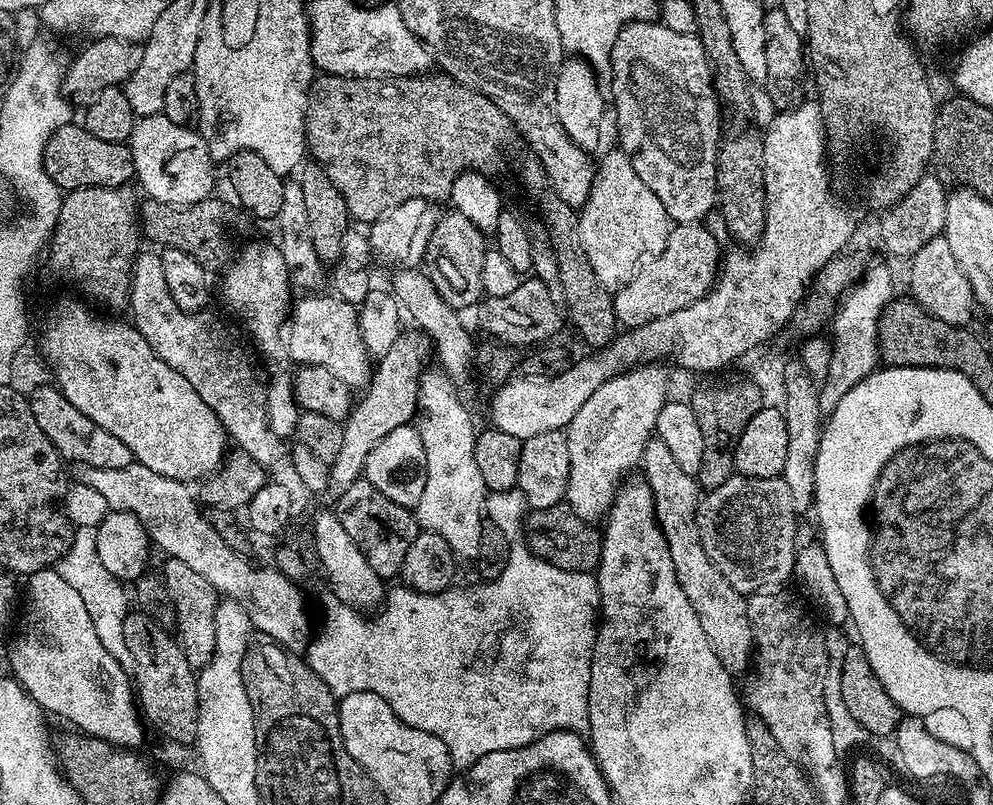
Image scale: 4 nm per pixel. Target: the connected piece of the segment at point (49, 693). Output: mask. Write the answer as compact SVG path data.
M55 567L43 568L27 577L28 605L24 608L24 625L7 649L11 664L11 675L28 692L28 696L35 704L40 705L45 713L61 716L72 723L73 729L79 730L83 735L96 736L99 740L107 740L118 748L129 750L139 749L144 740L145 721L134 699L134 688L130 683L127 671L120 669L120 662L113 657L98 642L98 632L94 630L94 622L90 622L90 610L86 610L86 602L60 576Z

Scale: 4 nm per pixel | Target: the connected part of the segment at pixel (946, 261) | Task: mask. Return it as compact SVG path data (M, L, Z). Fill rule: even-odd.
M941 234L934 237L930 242L926 242L926 246L922 246L922 250L918 250L911 256L910 264L912 264L912 269L908 272L908 284L912 287L911 299L920 304L929 315L941 319L942 322L949 323L950 326L964 328L971 325L974 301L970 282L966 278L966 274L962 274L962 270L958 266L958 258L954 258L954 250L950 250L950 242L947 238Z

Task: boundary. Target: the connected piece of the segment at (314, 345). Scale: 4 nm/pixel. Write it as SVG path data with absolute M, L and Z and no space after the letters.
M308 294L297 299L291 305L290 315L286 321L286 340L288 336L288 352L297 361L297 365L313 364L330 370L346 386L353 390L367 388L374 371L367 346L363 344L359 328L357 305L340 299L335 294Z

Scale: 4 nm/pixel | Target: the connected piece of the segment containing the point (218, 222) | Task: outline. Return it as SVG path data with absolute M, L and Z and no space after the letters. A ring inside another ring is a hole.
M209 198L187 206L145 199L138 208L140 231L147 239L149 236L154 243L160 244L161 249L182 250L182 254L190 254L190 258L194 258L194 262L198 262L204 268L223 269L234 256L232 240L228 237L232 216L228 213L227 206L216 199Z

